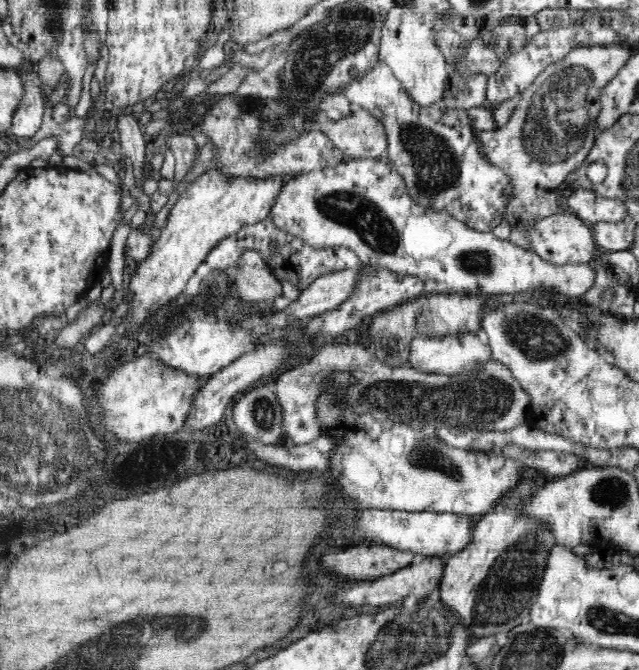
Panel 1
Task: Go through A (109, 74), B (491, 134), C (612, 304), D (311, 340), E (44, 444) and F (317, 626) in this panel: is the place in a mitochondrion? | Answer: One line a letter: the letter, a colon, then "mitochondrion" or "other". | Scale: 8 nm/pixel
A: other
B: other
C: other
D: other
E: mitochondrion
F: other

